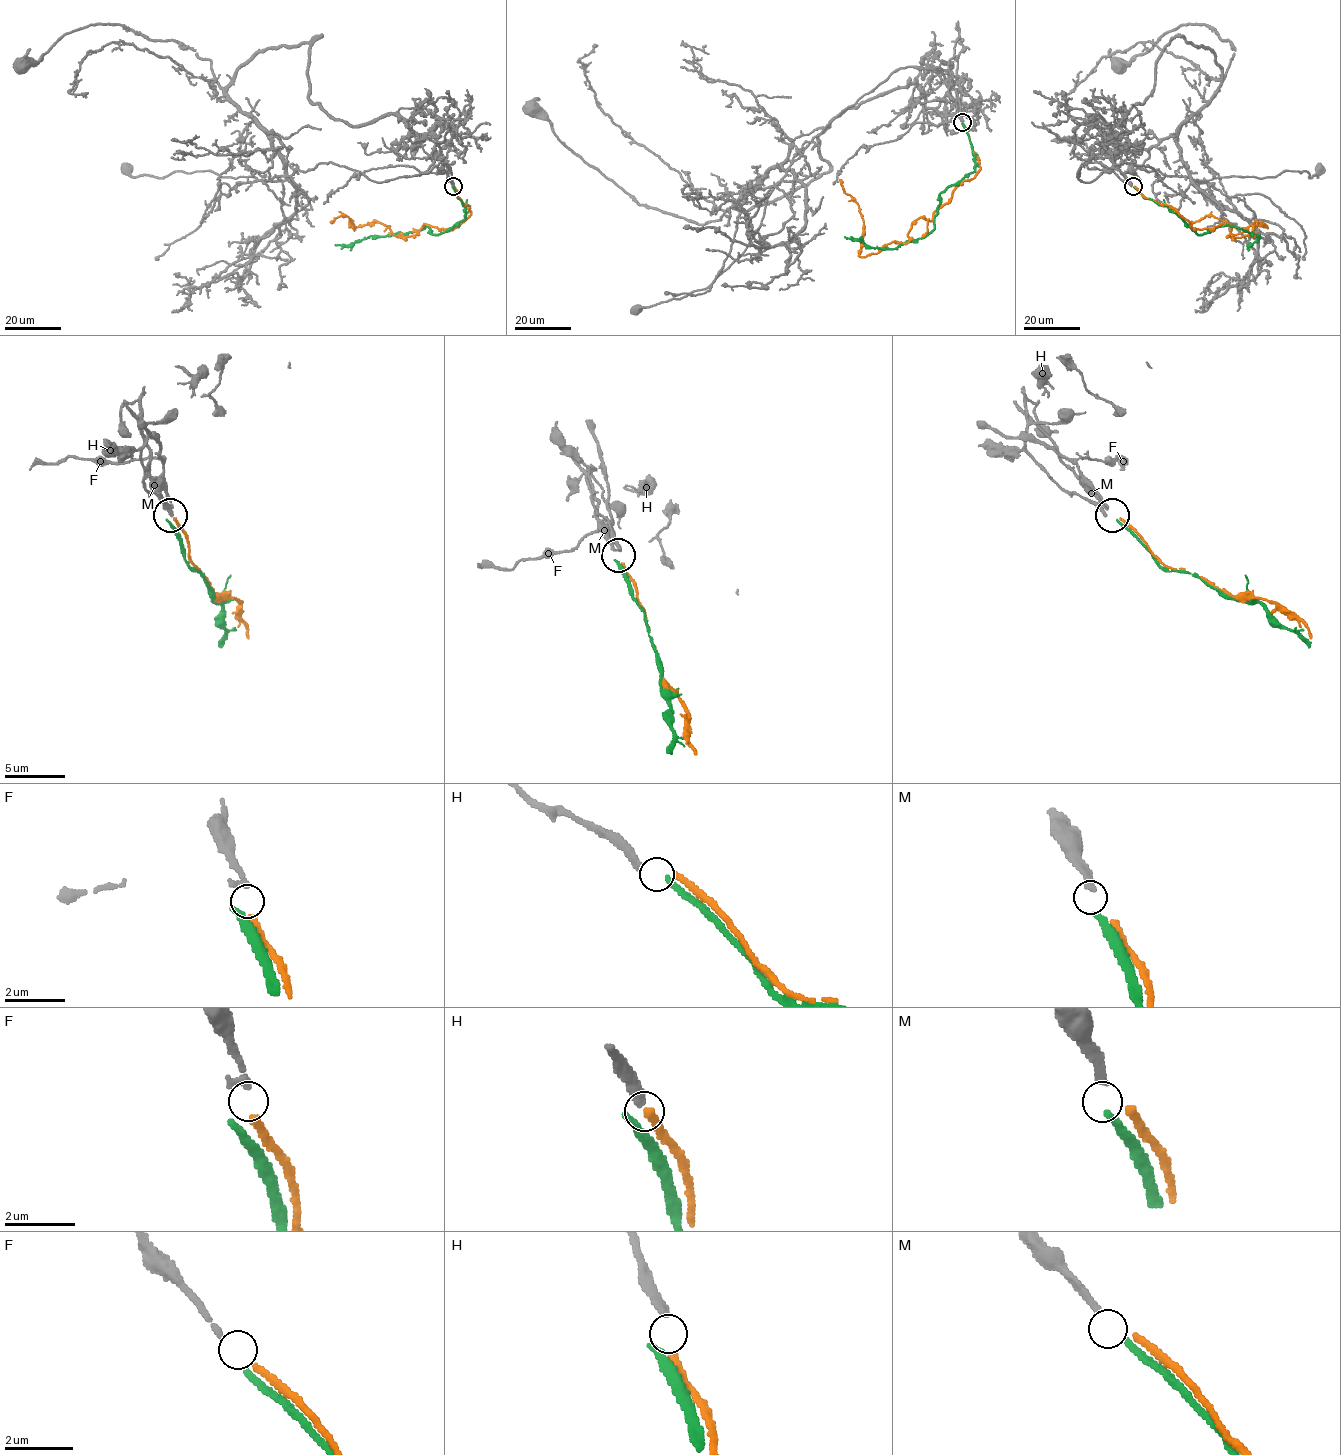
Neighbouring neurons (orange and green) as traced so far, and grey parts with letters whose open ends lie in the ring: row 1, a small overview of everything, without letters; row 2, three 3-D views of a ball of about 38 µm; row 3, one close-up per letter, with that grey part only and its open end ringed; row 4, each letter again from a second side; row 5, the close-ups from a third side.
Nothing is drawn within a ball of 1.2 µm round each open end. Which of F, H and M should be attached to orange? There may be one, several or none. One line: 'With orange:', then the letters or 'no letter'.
With orange: F

